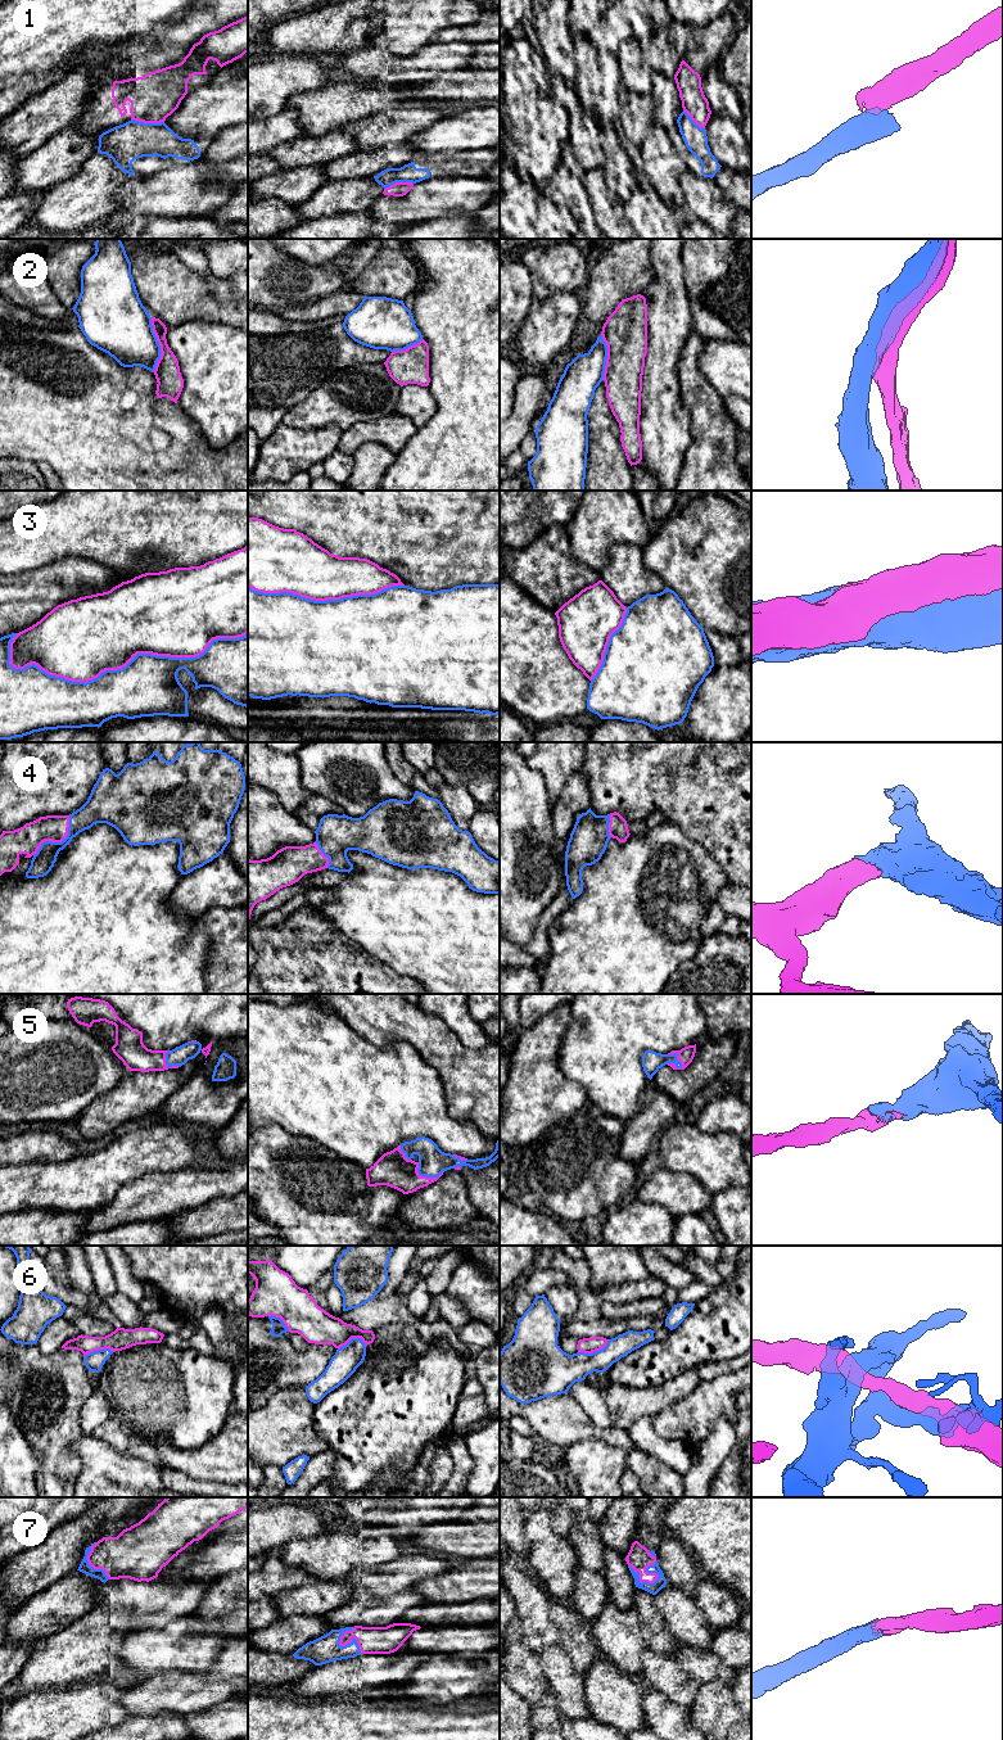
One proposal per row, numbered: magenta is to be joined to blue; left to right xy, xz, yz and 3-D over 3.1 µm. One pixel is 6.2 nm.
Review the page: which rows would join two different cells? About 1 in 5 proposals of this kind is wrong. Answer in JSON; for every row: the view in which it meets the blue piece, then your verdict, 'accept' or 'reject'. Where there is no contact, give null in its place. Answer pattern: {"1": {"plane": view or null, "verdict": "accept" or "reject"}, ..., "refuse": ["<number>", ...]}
{"1": {"plane": "xy", "verdict": "reject"}, "2": {"plane": "xy", "verdict": "reject"}, "3": {"plane": "xy", "verdict": "accept"}, "4": {"plane": "xy", "verdict": "accept"}, "5": {"plane": "yz", "verdict": "accept"}, "6": {"plane": "yz", "verdict": "reject"}, "7": {"plane": "yz", "verdict": "accept"}, "refuse": ["1", "2", "6"]}

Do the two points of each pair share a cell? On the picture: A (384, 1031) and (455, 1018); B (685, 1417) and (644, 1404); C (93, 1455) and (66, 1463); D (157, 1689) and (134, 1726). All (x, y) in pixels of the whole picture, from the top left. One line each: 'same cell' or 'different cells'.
A: different cells
B: different cells
C: different cells
D: different cells

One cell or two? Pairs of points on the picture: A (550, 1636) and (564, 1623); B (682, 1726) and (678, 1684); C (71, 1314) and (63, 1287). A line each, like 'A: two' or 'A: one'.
A: two
B: two
C: two

